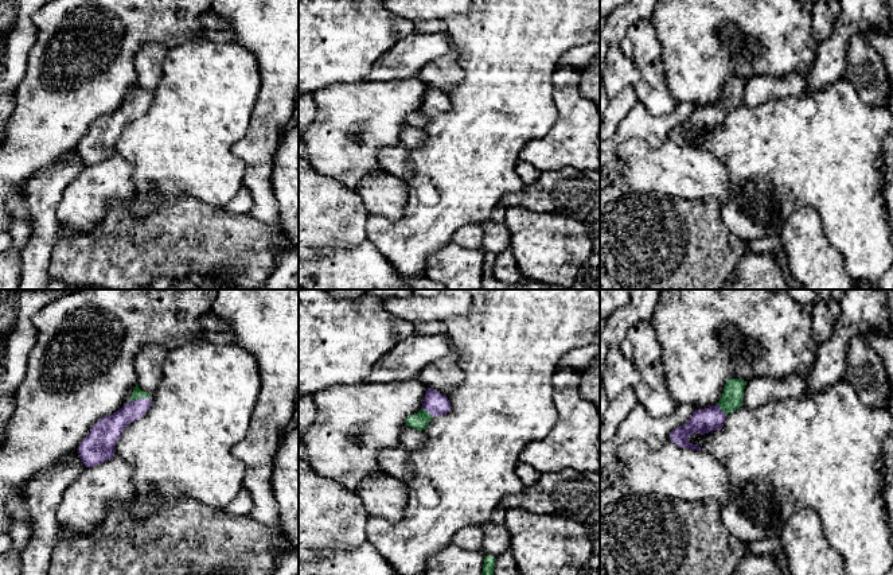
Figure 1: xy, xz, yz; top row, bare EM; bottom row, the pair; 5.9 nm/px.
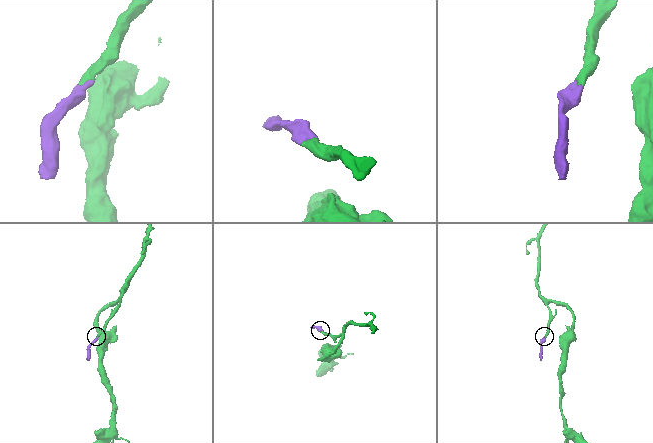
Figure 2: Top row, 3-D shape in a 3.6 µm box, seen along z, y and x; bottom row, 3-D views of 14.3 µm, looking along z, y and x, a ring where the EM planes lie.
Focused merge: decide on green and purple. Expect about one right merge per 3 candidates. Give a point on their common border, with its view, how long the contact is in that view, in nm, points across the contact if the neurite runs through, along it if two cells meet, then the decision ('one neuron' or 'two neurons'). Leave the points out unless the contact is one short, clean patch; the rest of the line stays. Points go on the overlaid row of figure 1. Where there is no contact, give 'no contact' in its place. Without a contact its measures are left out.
xy (139, 397) | 160 nm | across xy (137, 393), (139, 397), (110, 427) | one neuron

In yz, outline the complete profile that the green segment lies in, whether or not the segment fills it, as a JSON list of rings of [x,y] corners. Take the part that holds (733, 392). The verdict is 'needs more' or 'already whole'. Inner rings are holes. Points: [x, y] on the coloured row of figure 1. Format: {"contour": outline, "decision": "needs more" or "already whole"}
{"contour": [[[729,378],[718,404],[699,411],[695,409],[686,424],[671,431],[670,440],[678,447],[701,451],[698,444],[689,442],[689,436],[722,430],[726,415],[742,405],[745,385],[746,381],[741,378]]], "decision": "needs more"}

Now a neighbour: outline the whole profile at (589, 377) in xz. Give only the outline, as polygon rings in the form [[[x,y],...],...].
[[[600,353],[580,373],[580,396],[600,405]]]

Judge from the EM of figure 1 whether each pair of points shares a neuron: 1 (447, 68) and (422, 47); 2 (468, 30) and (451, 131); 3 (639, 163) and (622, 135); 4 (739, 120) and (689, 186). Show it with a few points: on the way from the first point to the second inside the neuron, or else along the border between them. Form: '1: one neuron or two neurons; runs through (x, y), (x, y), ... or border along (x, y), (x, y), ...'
1: two neurons; border along (444, 31), (449, 49), (428, 61), (417, 73)
2: one neuron; runs through (474, 55), (474, 105)
3: two neurons; border along (656, 147), (624, 140), (617, 147), (622, 173)
4: two neurons; border along (701, 148), (710, 152), (725, 166), (729, 182)

